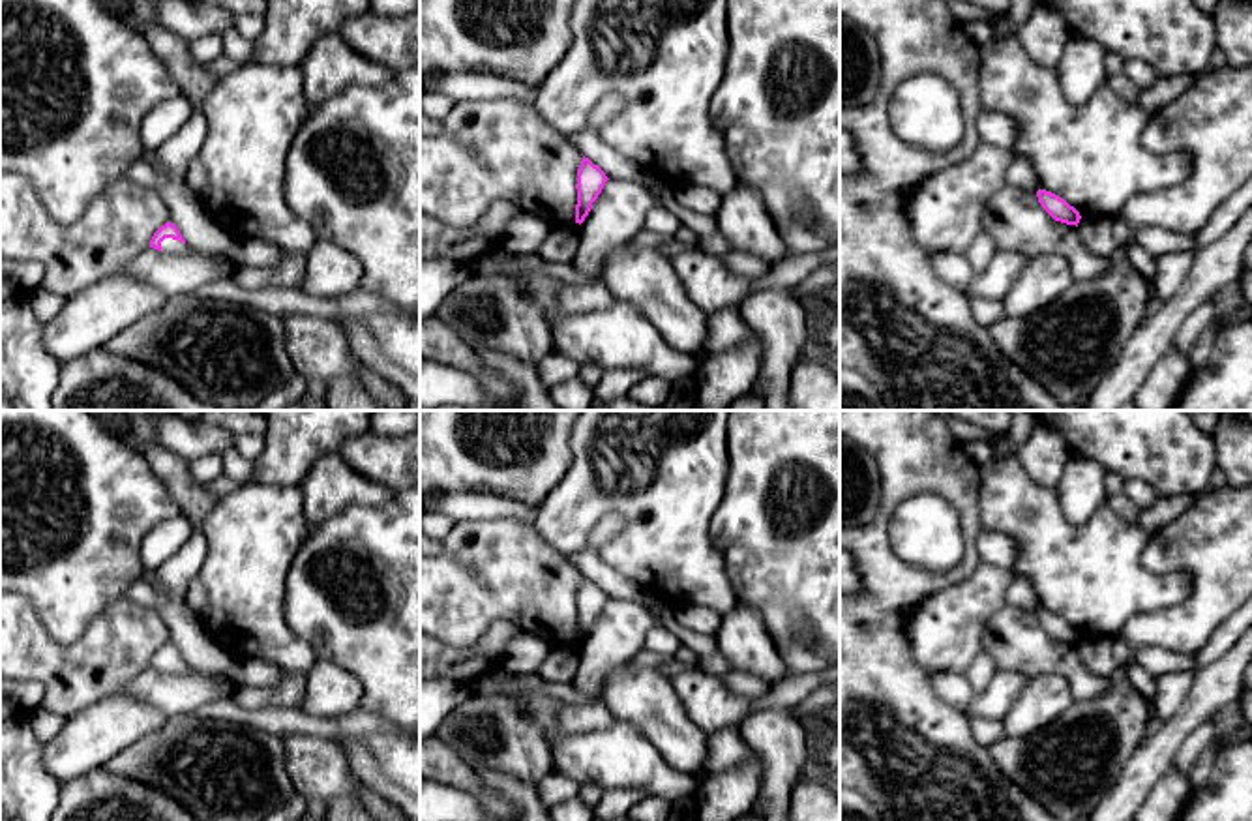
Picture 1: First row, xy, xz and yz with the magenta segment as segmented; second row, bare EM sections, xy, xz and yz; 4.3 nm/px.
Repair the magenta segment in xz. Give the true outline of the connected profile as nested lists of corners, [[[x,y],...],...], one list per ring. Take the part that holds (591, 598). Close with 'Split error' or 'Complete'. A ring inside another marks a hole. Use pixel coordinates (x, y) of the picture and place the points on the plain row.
[[[583,575],[581,585],[577,589],[577,624],[575,624],[575,643],[583,643],[589,635],[592,622],[602,613],[605,602],[609,598],[605,592],[594,585],[589,577]]]. Complete

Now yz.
[[[1038,609],[1036,611],[1038,622],[1042,624],[1042,628],[1055,639],[1066,645],[1076,645],[1080,643],[1081,635],[1080,632],[1070,626],[1065,619],[1061,619],[1059,615],[1046,611],[1046,609]]]. Complete

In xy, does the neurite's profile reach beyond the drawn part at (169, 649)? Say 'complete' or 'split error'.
split error

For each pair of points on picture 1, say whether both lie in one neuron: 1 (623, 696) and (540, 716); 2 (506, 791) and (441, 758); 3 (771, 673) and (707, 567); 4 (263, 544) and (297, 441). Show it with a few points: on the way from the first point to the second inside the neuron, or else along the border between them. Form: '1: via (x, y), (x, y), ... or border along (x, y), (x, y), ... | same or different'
1: border along (617, 716), (634, 724), (653, 743) | different
2: border along (471, 769), (491, 791), (508, 801) | different
3: border along (737, 602), (724, 615) | different
4: border along (252, 480), (298, 486) | different

